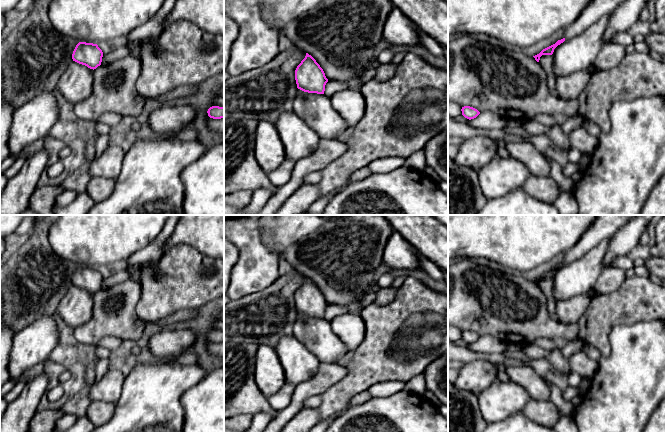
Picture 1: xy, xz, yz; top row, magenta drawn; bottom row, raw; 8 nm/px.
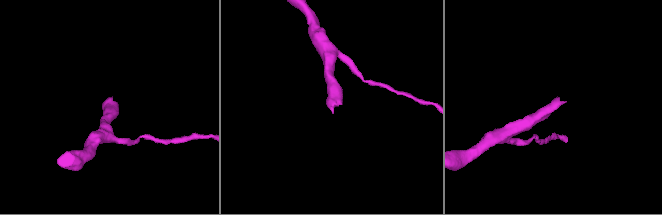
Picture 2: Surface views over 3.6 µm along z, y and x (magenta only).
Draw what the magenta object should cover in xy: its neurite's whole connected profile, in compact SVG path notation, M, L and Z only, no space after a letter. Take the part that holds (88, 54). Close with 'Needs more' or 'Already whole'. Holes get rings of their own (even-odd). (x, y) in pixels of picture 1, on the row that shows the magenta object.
M79 42L72 54L73 62L57 83L57 91L76 104L87 99L93 91L93 72L101 65L102 50L97 44Z. Needs more

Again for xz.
M308 53L295 70L295 80L298 89L293 111L320 139L337 139L346 130L346 123L324 95L328 79Z. Needs more

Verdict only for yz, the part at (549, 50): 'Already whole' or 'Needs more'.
Needs more

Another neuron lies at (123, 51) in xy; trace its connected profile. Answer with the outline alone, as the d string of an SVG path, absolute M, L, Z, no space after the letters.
M127 45L118 47L117 49L115 49L114 51L108 54L103 54L101 65L110 64L113 61L122 59L128 55L131 55L131 53L132 51Z

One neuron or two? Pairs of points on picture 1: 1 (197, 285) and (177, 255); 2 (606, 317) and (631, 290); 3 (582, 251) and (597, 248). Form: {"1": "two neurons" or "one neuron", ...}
{"1": "one neuron", "2": "one neuron", "3": "one neuron"}

